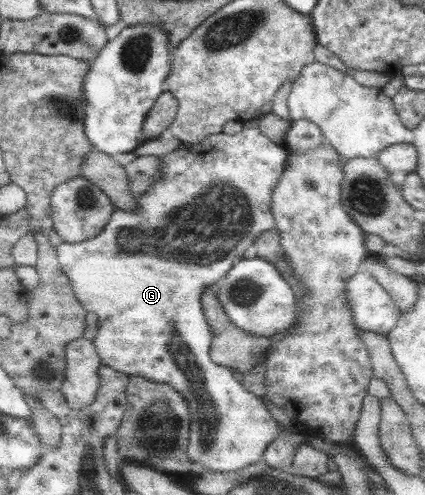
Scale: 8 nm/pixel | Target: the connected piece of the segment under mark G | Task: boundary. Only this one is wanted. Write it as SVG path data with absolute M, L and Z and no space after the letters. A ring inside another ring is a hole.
M256 127L243 128L242 131L234 135L220 131L203 137L197 143L181 141L174 152L162 155L159 158L158 180L152 184L152 188L144 196L135 199L136 210L114 209L108 220L108 224L102 229L101 233L98 233L97 237L88 241L80 241L80 243L60 243L60 245L55 247L57 258L63 272L70 278L74 286L73 292L78 302L84 307L87 313L91 312L97 315L97 332L92 341L98 355L101 357L101 362L112 369L125 373L127 376L136 375L145 377L156 383L171 385L178 393L181 393L189 405L190 427L187 456L194 463L194 467L198 471L206 468L212 471L237 471L237 469L244 469L249 465L262 461L264 452L266 452L272 440L280 437L280 433L284 433L288 429L285 429L281 423L278 423L272 417L264 402L253 393L250 393L234 377L230 368L225 368L223 365L218 365L212 361L209 351L213 335L202 310L202 292L206 286L215 286L218 279L222 280L230 269L232 269L232 266L241 261L248 247L263 232L275 228L274 216L270 210L272 190L276 188L278 180L284 174L286 160L289 158L288 150L283 145L274 143L260 131L259 127ZM162 239L170 247L170 249L166 249L166 255L164 255L164 249L162 249Z

